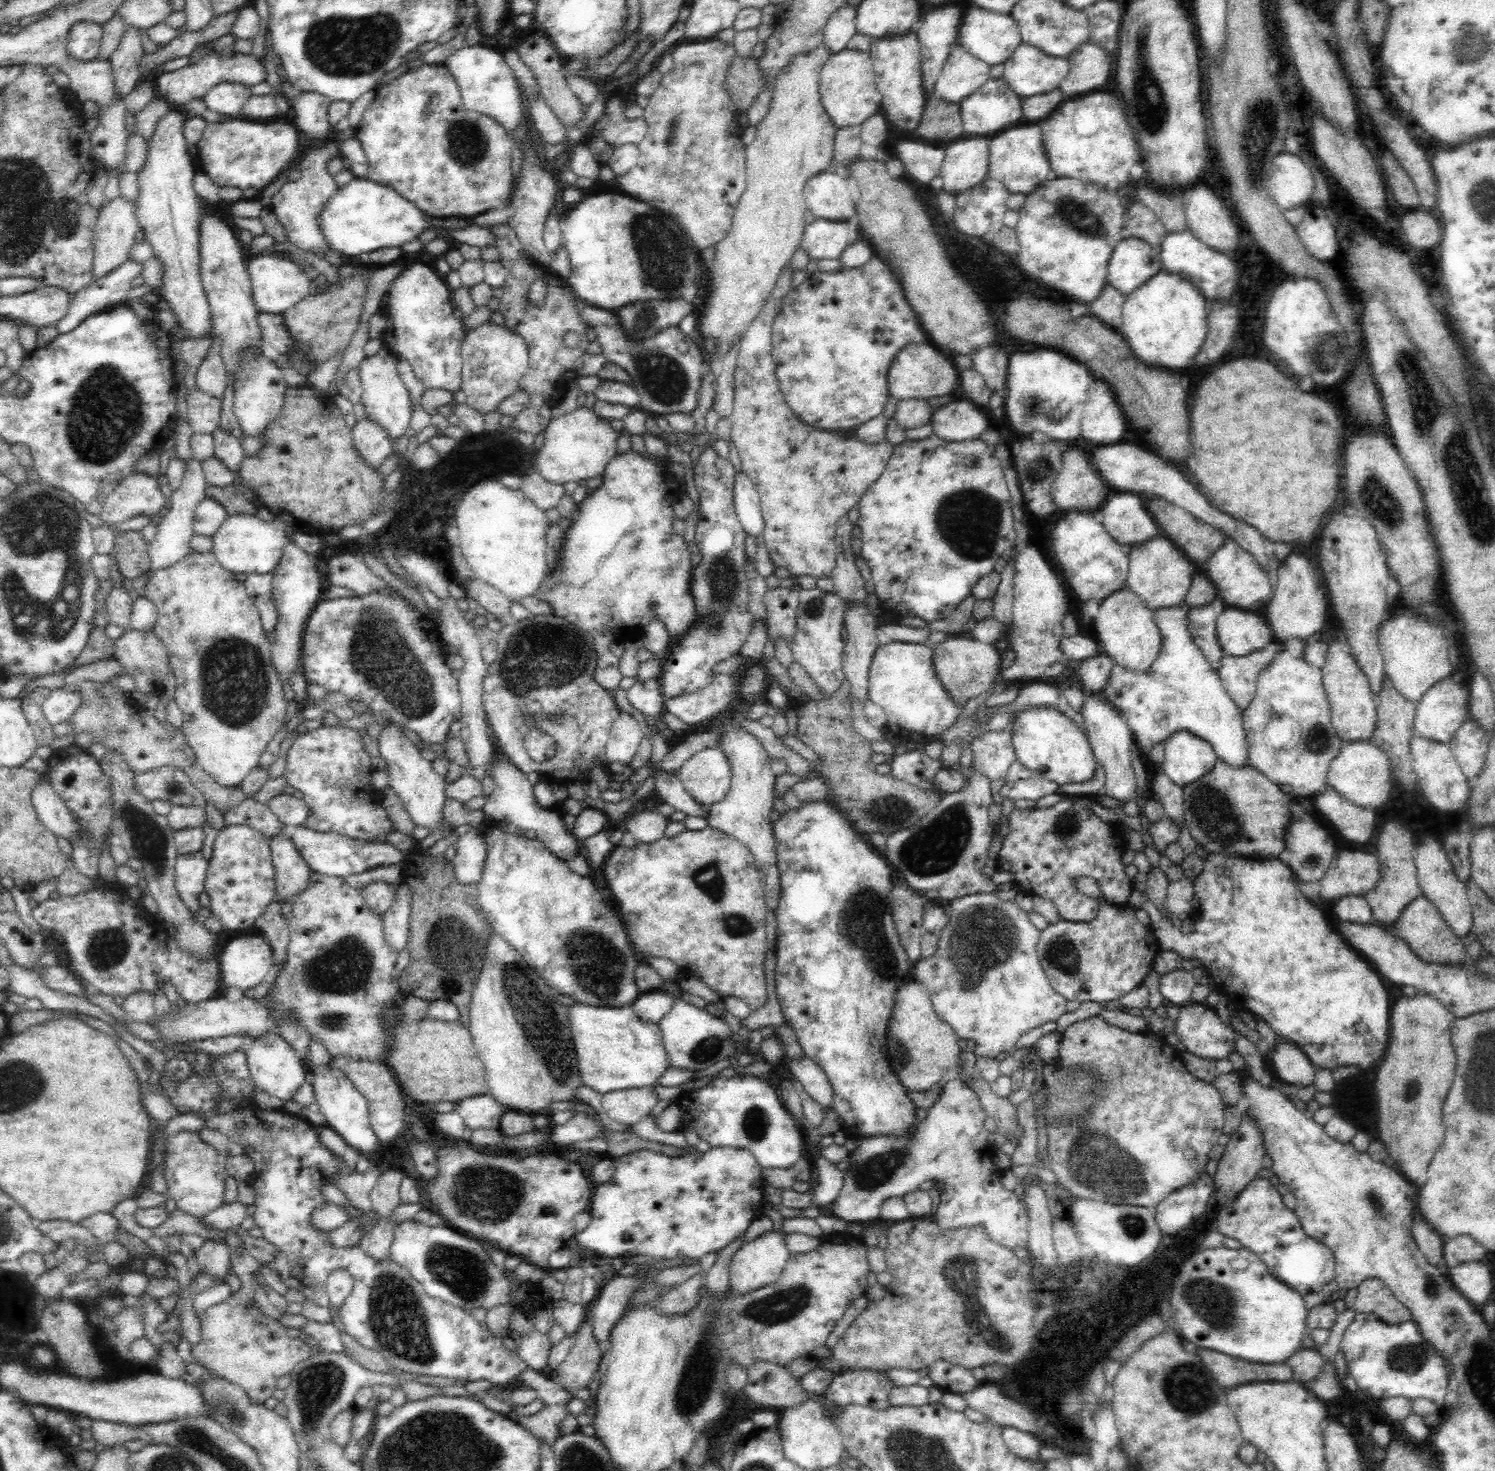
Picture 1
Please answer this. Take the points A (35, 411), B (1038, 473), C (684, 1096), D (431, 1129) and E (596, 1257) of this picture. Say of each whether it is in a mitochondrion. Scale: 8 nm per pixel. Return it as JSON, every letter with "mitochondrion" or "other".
{"A":"other","B":"mitochondrion","C":"other","D":"other","E":"other"}

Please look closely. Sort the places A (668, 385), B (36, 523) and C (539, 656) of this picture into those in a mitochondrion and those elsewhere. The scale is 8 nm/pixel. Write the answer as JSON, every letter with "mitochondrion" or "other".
{"A":"mitochondrion","B":"mitochondrion","C":"mitochondrion"}

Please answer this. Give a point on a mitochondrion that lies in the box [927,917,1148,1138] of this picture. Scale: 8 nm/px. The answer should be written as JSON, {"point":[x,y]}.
{"point":[1061,952]}

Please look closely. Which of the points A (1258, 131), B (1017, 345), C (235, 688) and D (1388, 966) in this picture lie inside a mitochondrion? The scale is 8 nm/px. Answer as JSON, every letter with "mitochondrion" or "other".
{"A":"mitochondrion","B":"other","C":"mitochondrion","D":"other"}

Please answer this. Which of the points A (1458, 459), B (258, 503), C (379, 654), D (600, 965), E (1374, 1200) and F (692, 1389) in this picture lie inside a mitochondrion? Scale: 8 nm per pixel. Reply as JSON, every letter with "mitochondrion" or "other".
{"A":"mitochondrion","B":"other","C":"mitochondrion","D":"mitochondrion","E":"mitochondrion","F":"mitochondrion"}

